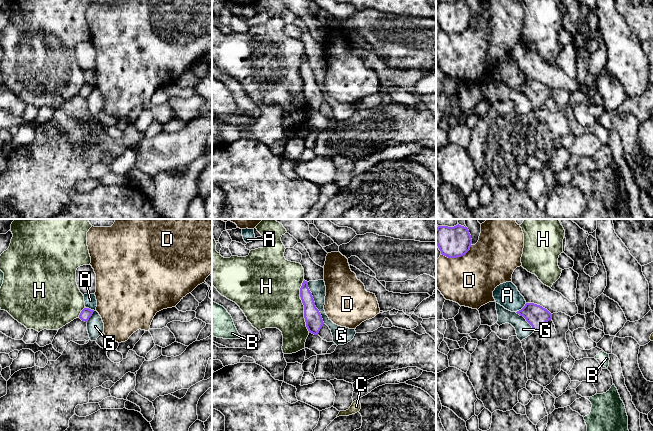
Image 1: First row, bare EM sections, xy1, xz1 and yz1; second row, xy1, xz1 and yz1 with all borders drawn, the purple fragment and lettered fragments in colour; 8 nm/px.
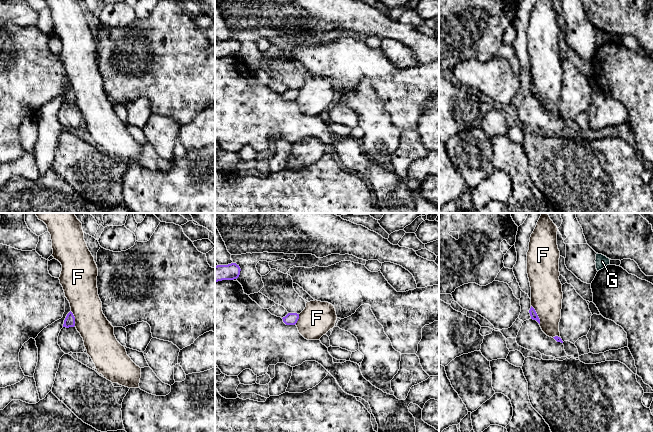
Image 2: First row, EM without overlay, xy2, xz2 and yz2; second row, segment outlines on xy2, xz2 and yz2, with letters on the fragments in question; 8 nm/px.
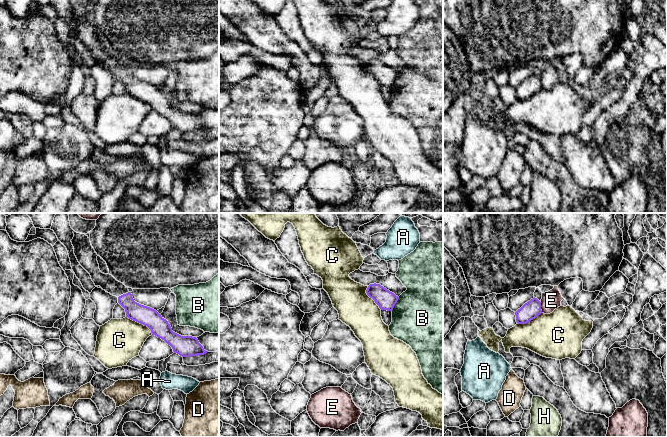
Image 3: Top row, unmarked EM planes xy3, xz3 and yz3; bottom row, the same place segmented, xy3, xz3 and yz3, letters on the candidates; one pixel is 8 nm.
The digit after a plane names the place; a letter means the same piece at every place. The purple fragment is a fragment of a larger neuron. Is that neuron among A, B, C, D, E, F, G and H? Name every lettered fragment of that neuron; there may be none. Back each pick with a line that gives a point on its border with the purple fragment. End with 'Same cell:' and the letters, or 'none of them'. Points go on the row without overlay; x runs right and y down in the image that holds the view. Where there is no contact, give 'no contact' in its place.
Same cell: none of them

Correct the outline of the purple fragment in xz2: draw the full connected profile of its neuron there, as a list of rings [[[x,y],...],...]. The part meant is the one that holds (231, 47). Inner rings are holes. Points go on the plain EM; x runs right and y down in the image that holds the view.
[[[236,39],[215,42],[215,58],[222,56],[234,56],[240,51],[240,43]]]

